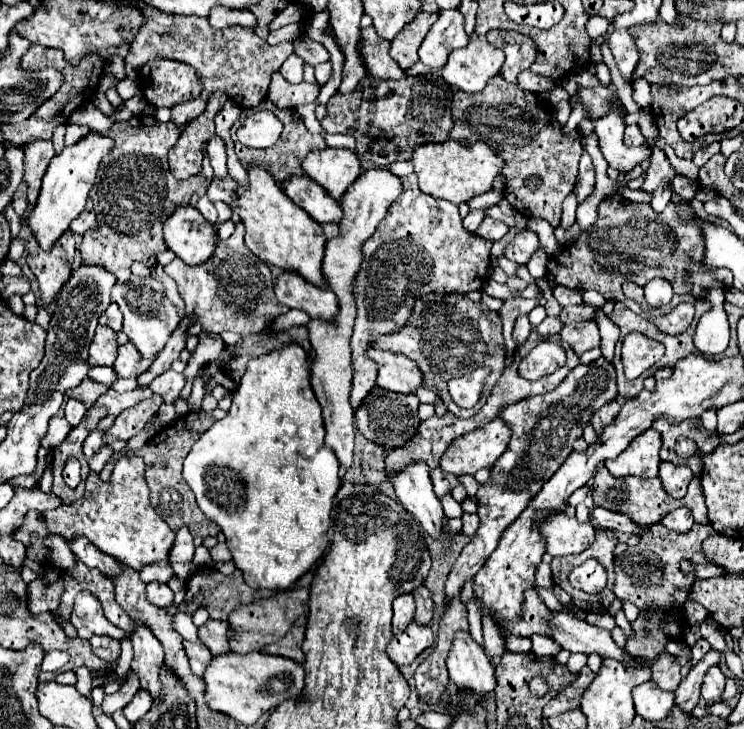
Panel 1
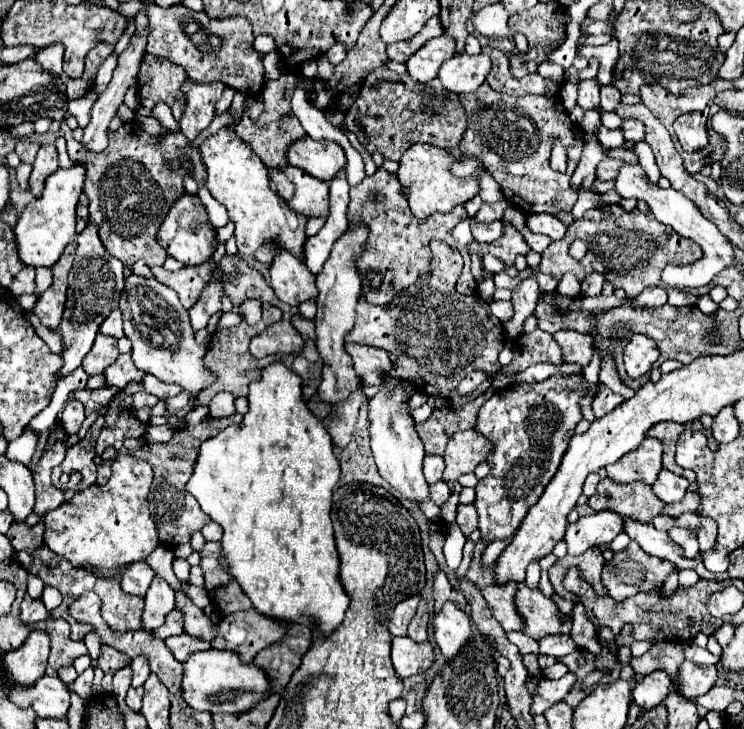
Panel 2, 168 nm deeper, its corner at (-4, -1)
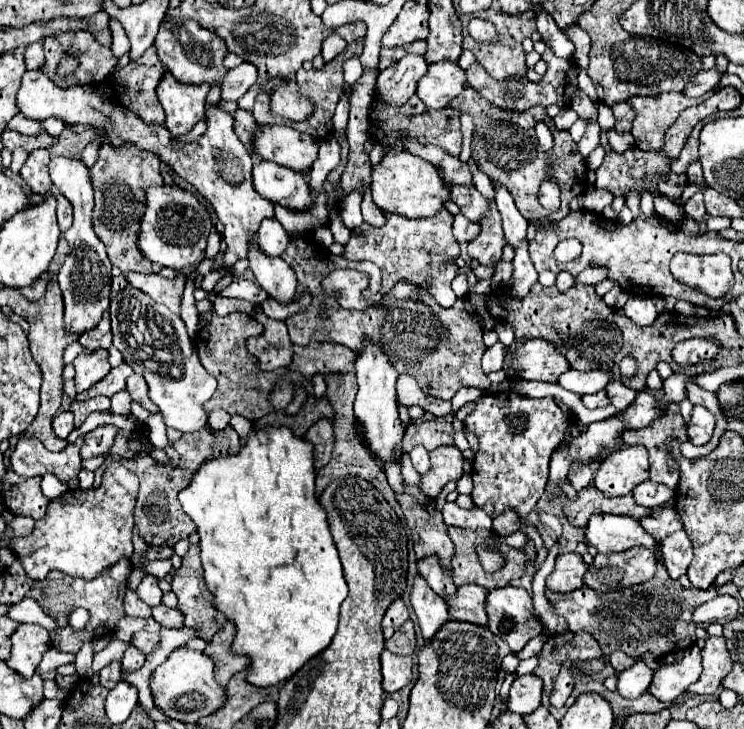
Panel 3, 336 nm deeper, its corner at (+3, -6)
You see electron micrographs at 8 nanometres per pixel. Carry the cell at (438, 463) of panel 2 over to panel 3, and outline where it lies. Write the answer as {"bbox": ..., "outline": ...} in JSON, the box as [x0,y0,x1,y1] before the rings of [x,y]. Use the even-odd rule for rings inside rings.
{"bbox":[410,446,430,474],"outline":[[[416,446],[416,448],[410,452],[410,458],[412,458],[412,466],[416,468],[418,474],[428,472],[428,468],[430,468],[430,458],[428,458],[428,452],[426,452],[424,448]]]}

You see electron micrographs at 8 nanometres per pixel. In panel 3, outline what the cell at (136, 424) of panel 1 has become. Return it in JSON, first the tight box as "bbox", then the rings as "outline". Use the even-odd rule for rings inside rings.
{"bbox":[80,424,120,460],"outline":[[[114,424],[98,426],[96,430],[88,432],[88,434],[84,436],[84,444],[82,444],[80,456],[86,460],[86,458],[100,456],[100,454],[108,454],[108,450],[112,448],[118,432],[120,432],[120,428],[114,426]]]}

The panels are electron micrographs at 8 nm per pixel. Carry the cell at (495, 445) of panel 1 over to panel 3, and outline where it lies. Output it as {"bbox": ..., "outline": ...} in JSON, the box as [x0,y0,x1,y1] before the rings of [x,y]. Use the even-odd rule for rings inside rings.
{"bbox":[422,446,464,498],"outline":[[[440,446],[430,452],[432,468],[422,476],[422,492],[430,498],[436,498],[442,486],[450,480],[460,480],[464,474],[464,454],[454,446]]]}

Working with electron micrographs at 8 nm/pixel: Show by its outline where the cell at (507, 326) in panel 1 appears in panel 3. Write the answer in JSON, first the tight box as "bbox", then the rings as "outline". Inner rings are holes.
{"bbox":[622,294,660,326],"outline":[[[632,294],[628,298],[628,302],[626,302],[626,306],[622,310],[638,326],[650,326],[658,318],[658,314],[660,314],[658,308],[656,308],[656,304],[652,302],[652,298],[648,298],[648,296],[636,296],[636,294]]]}

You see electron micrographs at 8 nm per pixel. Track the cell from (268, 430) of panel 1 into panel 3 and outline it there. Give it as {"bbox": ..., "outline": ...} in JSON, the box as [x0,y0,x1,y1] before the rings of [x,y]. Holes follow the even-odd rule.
{"bbox":[178,426,348,688],"outline":[[[288,426],[252,430],[238,454],[212,456],[200,464],[190,484],[180,490],[178,500],[198,526],[206,586],[214,594],[218,610],[236,622],[232,650],[250,656],[248,682],[264,688],[290,678],[332,642],[340,604],[348,596],[326,512],[316,498],[312,444],[296,436]]]}

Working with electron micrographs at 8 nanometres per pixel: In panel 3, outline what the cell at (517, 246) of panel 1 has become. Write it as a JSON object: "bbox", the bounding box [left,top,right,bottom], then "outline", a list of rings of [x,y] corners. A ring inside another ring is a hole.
{"bbox":[468,206,506,266],"outline":[[[496,206],[490,208],[490,212],[480,222],[482,232],[476,240],[470,242],[468,254],[476,258],[482,266],[494,266],[502,260],[502,250],[506,246],[504,232],[502,232],[502,220]]]}

